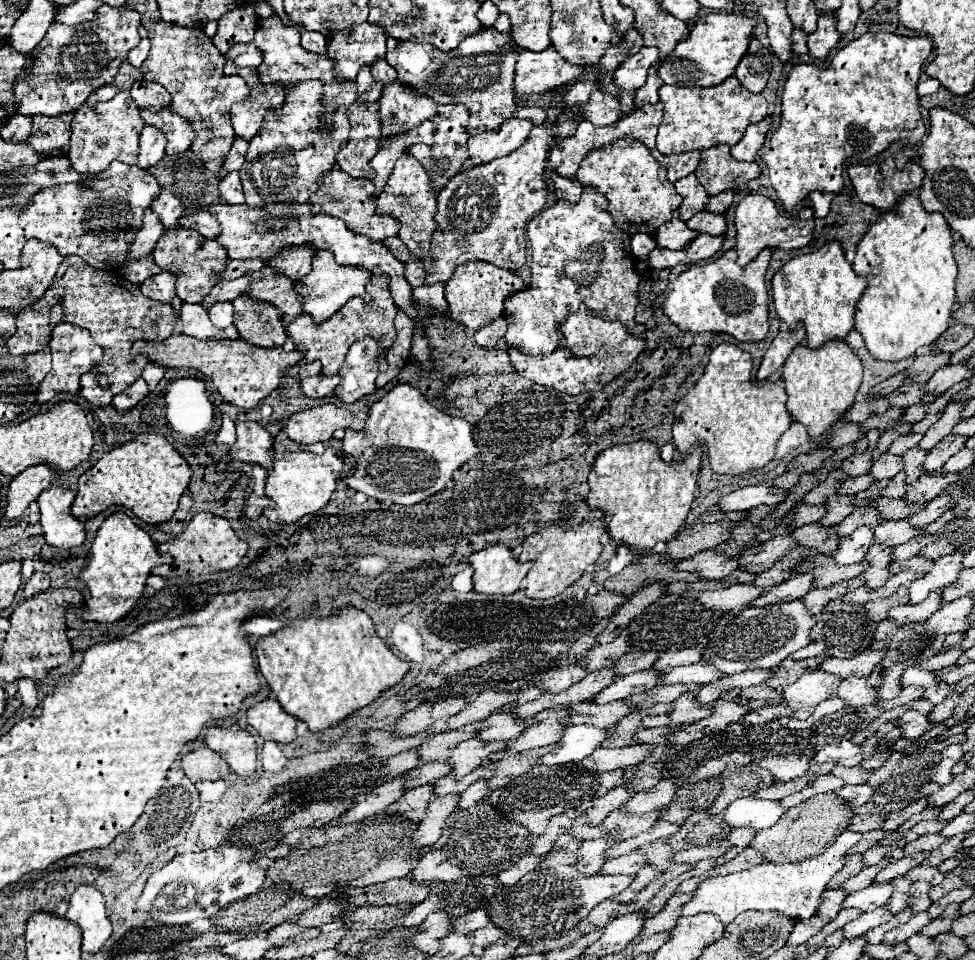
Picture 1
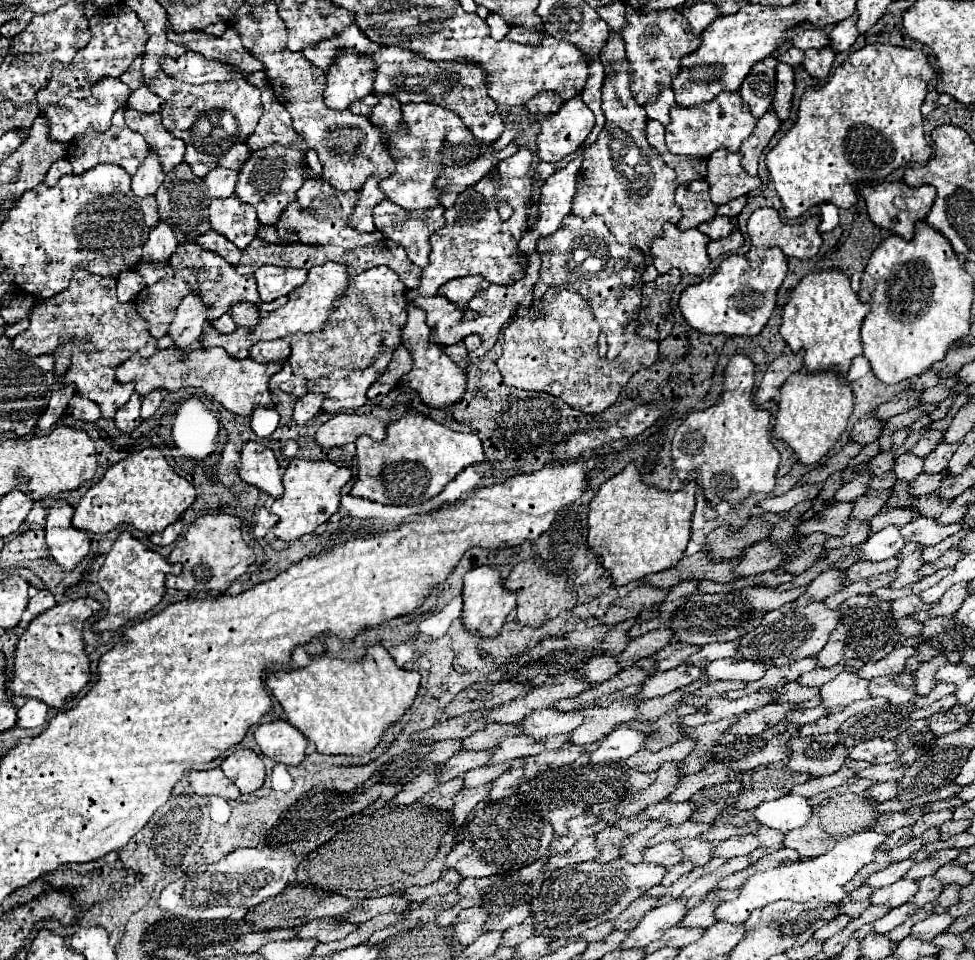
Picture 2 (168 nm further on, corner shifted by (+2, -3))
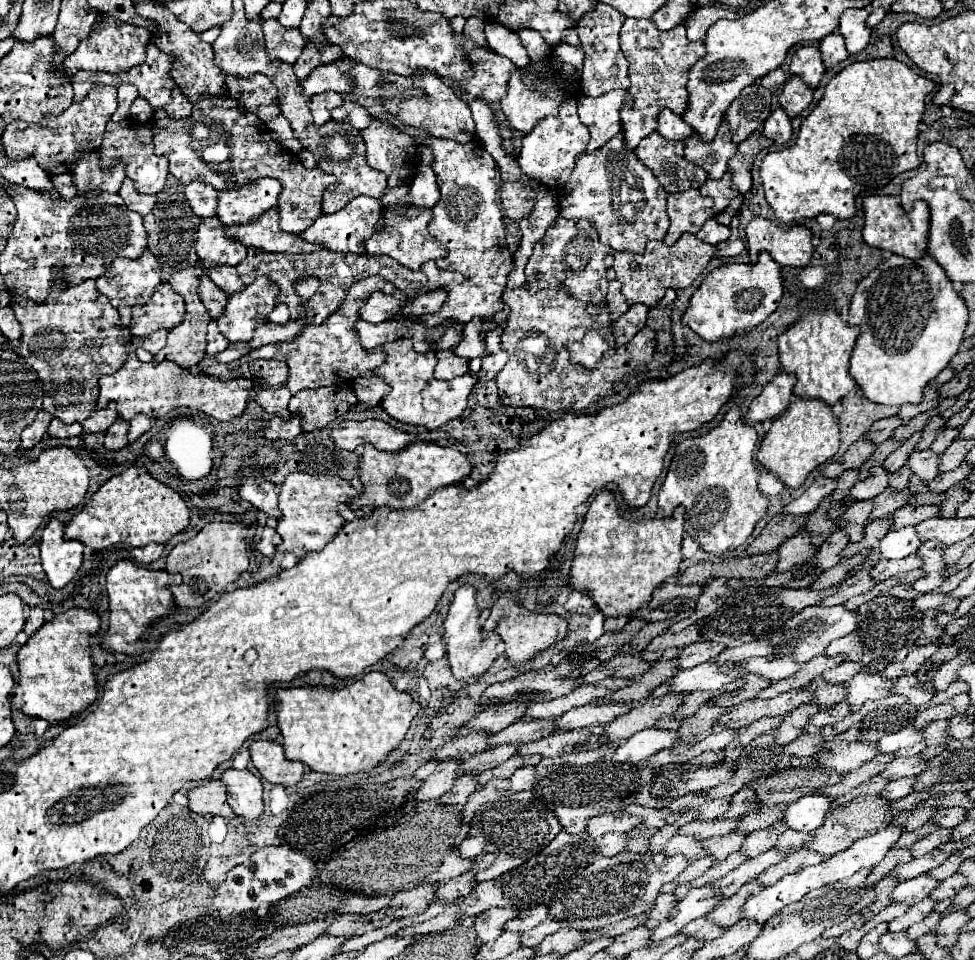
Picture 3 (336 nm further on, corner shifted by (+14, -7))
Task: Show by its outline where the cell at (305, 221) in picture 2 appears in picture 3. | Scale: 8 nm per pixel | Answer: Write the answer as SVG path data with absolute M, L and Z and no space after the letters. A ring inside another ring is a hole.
M264 211L258 219L250 223L238 223L226 227L226 237L240 241L246 247L256 247L268 253L312 253L324 249L322 245L310 245L298 235L290 235L280 231L278 227L278 211Z

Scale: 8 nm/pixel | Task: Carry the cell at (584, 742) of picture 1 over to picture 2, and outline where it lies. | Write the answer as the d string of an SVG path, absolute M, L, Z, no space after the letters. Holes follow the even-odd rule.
M618 727L596 743L596 749L588 753L588 761L590 763L620 761L624 757L634 755L634 751L640 749L640 743L642 743L642 735L638 735L634 729Z

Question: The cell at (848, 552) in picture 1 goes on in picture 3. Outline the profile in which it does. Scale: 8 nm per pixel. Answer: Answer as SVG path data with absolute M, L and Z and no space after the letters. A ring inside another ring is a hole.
M904 527L904 529L890 531L878 543L878 551L884 559L904 559L908 555L914 555L918 551L918 545L922 543L924 541L918 539L918 533L914 531L914 527Z

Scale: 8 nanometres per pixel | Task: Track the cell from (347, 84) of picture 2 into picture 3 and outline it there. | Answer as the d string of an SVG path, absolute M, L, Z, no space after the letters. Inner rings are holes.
M326 91L322 95L310 97L310 113L314 117L314 123L320 127L326 121L330 121L330 111L340 105L342 105L342 97L334 91Z

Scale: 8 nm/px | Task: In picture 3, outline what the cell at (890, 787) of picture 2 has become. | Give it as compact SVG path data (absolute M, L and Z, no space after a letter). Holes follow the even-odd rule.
M902 777L902 779L894 779L888 783L888 787L880 793L884 799L888 801L898 801L906 795L912 793L914 789L914 783L916 783L916 777Z

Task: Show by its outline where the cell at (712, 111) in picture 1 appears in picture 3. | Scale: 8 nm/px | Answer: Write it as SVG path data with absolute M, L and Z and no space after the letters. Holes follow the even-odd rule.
M722 119L722 125L714 141L704 143L698 139L698 135L692 133L688 139L684 139L684 143L686 143L684 149L686 159L698 163L708 173L710 179L722 179L722 175L728 169L730 157L736 153L736 145L732 143L732 135L726 119Z

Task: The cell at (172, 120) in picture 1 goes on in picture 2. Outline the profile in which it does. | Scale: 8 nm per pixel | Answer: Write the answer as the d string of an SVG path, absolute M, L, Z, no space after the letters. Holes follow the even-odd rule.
M126 109L126 125L132 131L144 135L148 145L158 153L164 171L170 171L184 161L186 143L182 143L182 139L174 139L174 135L164 129L164 125L160 123L160 113L142 115L140 111Z

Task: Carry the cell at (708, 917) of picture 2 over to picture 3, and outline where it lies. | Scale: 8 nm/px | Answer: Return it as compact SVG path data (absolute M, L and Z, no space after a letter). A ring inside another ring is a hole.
M750 881L746 883L736 895L728 897L720 907L716 907L714 911L710 911L706 917L708 919L714 919L718 925L724 925L724 927L730 927L734 923L738 923L740 919L744 919L744 913L742 913L742 905L746 903L746 899L750 895L754 895L756 891L762 891L764 885L760 885L758 881Z

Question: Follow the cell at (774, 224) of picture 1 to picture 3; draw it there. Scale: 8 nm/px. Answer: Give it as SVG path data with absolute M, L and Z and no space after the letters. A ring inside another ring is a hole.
M756 217L746 227L750 261L756 263L762 251L768 251L778 265L806 267L812 259L812 233L804 225L782 229L764 217Z

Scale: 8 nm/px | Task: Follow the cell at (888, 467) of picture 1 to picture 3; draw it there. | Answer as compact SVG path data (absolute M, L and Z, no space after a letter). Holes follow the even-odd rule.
M926 449L926 451L912 453L910 459L908 459L908 465L912 467L914 475L918 475L920 479L932 481L936 475L940 475L940 471L938 471L938 459L940 459L938 453Z

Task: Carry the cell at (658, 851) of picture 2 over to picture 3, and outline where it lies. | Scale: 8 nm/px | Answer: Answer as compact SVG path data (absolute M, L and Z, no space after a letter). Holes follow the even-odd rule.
M672 837L670 843L664 847L666 855L676 855L682 853L688 859L700 859L702 857L702 845L694 837Z

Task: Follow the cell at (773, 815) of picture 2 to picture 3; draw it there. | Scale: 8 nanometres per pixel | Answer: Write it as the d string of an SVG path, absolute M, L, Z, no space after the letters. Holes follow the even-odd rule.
M820 793L806 795L806 797L798 799L796 803L786 805L782 821L786 821L790 829L812 833L814 829L818 829L824 823L824 817L828 815L832 803L834 803L832 797L826 797Z

